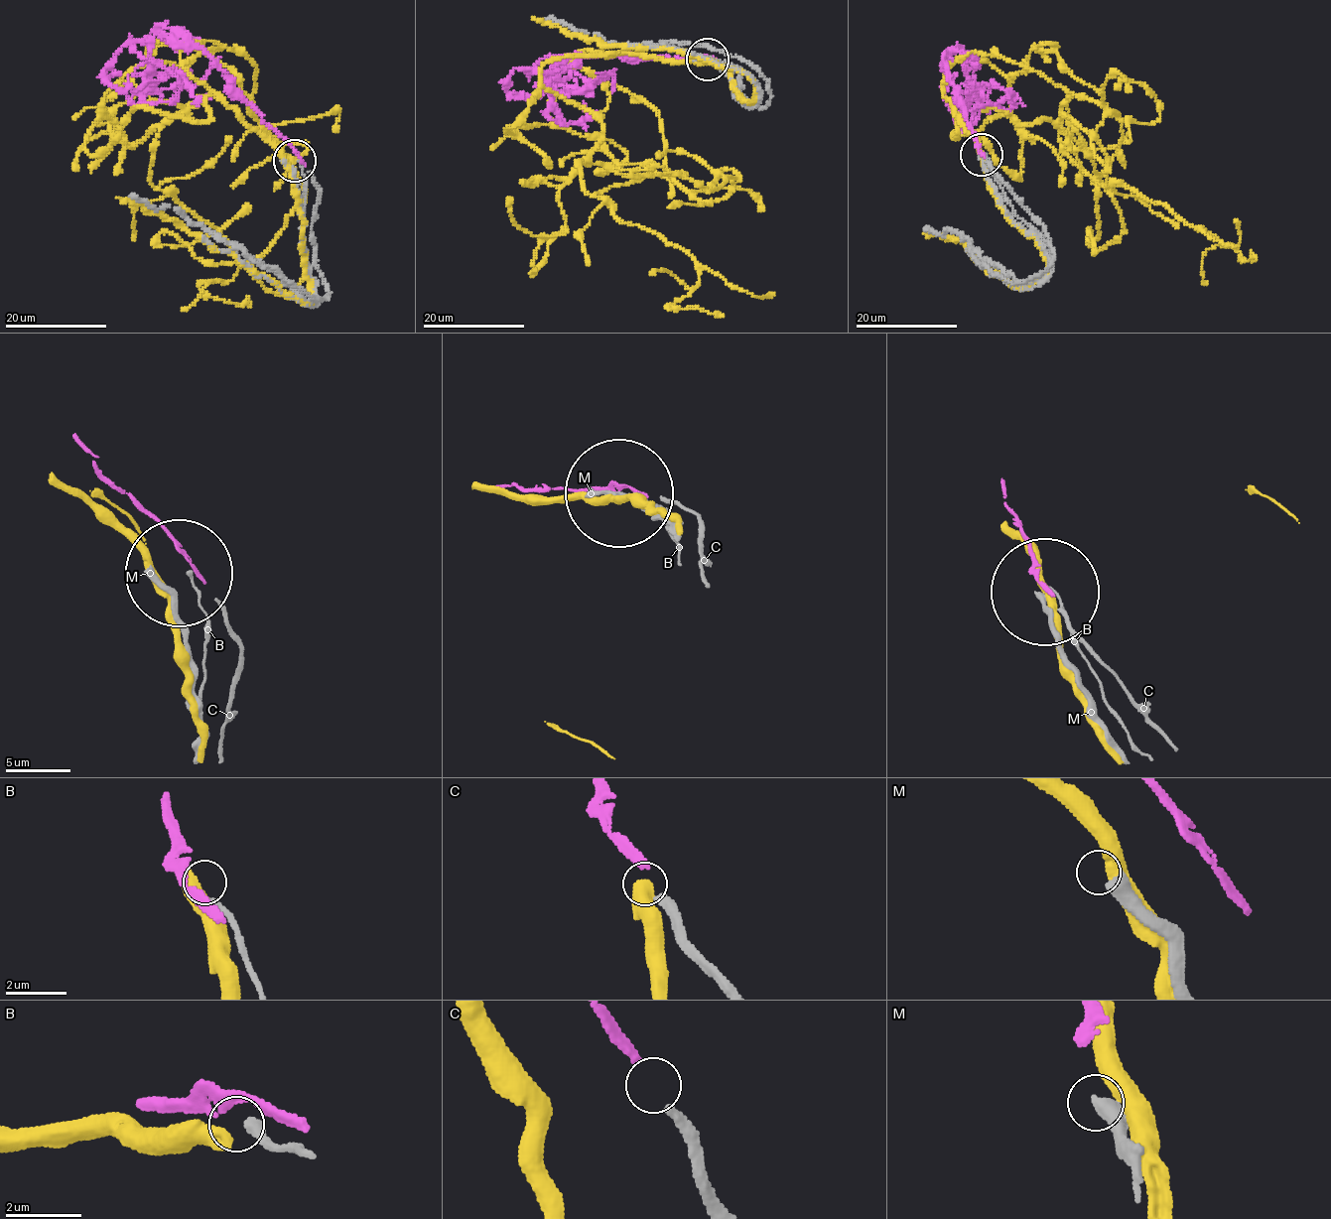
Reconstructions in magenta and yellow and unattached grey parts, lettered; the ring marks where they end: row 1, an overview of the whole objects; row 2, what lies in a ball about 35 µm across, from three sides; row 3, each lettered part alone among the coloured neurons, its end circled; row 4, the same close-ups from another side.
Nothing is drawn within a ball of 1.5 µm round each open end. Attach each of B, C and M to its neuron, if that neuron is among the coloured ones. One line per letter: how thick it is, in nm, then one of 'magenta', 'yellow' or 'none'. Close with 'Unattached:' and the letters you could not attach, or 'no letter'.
B: calibre 320 nm; none
C: calibre 280 nm; magenta
M: calibre 400 nm; none
Unattached: B, M

